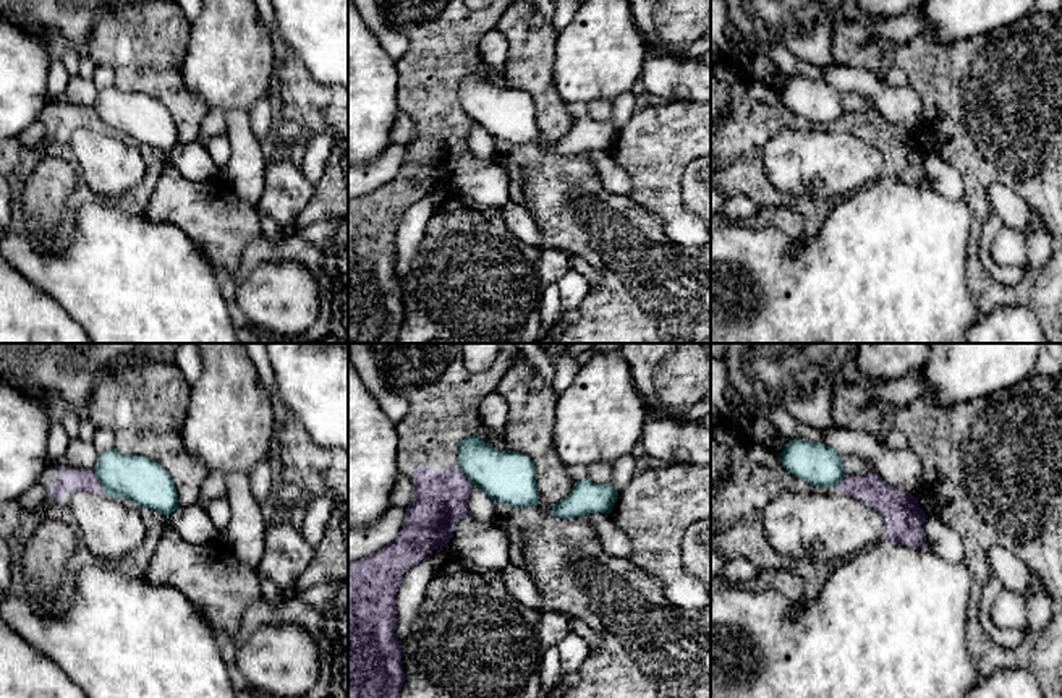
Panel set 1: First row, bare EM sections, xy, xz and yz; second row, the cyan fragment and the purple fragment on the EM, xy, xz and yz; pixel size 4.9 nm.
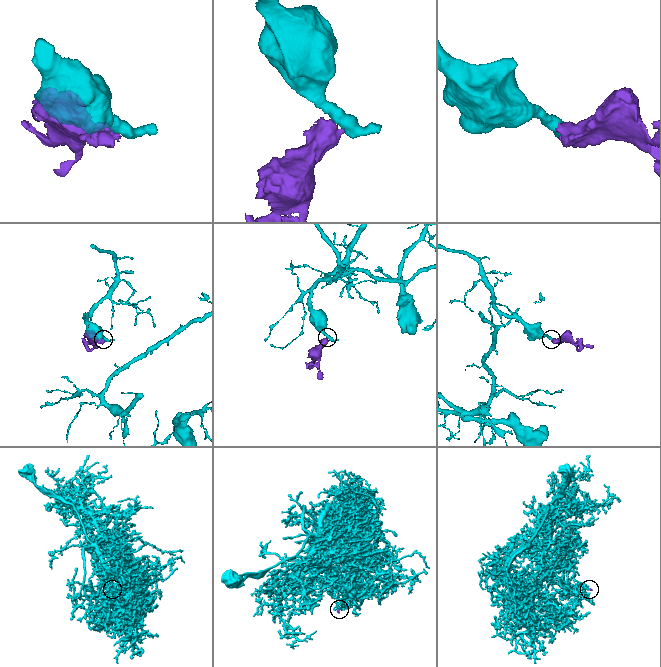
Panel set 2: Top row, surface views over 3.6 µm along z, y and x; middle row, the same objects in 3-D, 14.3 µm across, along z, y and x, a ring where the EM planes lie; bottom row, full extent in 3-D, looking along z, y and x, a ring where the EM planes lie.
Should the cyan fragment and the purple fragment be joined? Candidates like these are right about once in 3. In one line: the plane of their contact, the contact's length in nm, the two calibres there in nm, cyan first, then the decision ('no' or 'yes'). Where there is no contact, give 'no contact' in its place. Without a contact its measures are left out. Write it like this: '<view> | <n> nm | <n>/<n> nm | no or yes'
xy | 130 nm | 220/120 nm | no

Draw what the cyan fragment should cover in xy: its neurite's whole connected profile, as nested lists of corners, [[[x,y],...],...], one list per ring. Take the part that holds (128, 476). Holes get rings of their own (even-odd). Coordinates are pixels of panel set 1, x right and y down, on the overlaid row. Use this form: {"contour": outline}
{"contour": [[[110,449],[99,453],[94,473],[108,496],[130,499],[165,517],[178,507],[172,476],[151,458]]]}

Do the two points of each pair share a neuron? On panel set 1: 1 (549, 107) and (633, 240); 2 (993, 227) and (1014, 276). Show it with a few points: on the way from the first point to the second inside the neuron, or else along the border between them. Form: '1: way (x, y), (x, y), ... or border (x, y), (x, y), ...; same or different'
1: way (546, 141), (546, 157), (599, 211); same
2: way (986, 242), (986, 261), (999, 274); same

